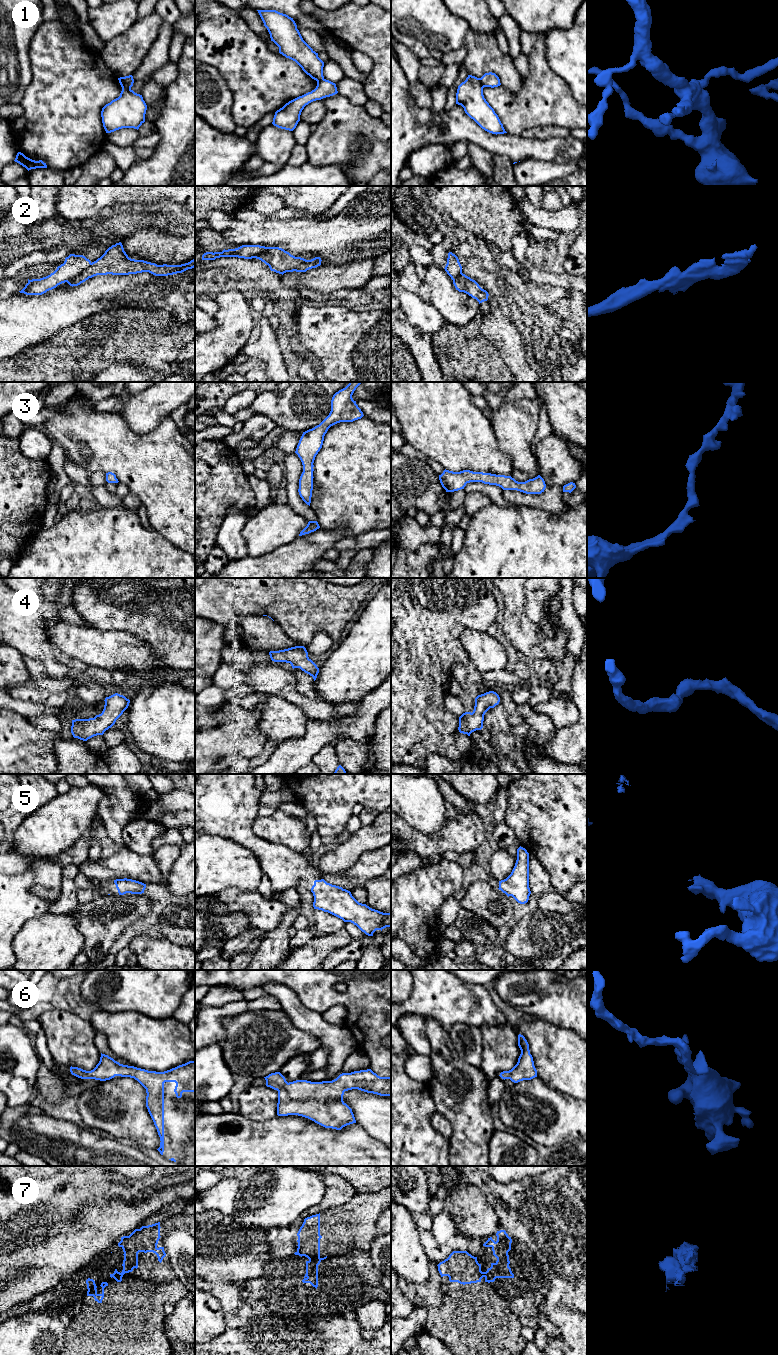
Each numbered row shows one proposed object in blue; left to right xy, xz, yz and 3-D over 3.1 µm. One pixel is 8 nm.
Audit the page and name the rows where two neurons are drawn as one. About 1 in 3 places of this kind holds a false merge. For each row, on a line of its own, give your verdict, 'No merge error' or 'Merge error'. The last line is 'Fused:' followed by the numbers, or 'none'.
1: Merge error
2: Merge error
3: No merge error
4: No merge error
5: No merge error
6: No merge error
7: Merge error
Fused: 1, 2, 7

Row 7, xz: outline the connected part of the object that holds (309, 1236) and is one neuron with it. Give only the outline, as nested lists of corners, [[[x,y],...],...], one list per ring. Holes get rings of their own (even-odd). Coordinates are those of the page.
[[[320,1213],[304,1219],[298,1233],[298,1248],[295,1255],[305,1256],[309,1260],[320,1259]]]

